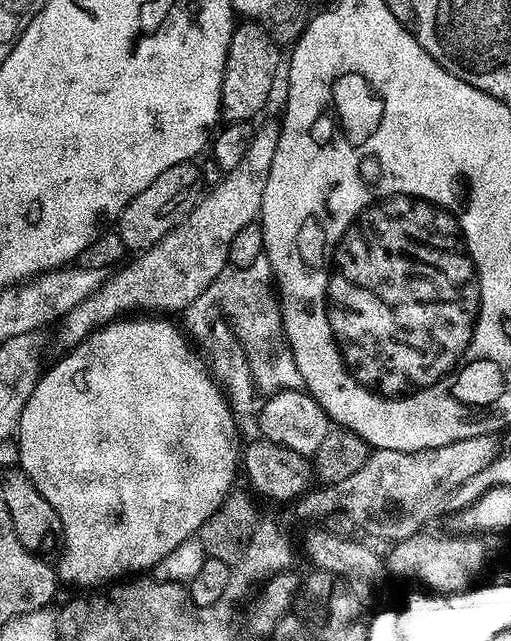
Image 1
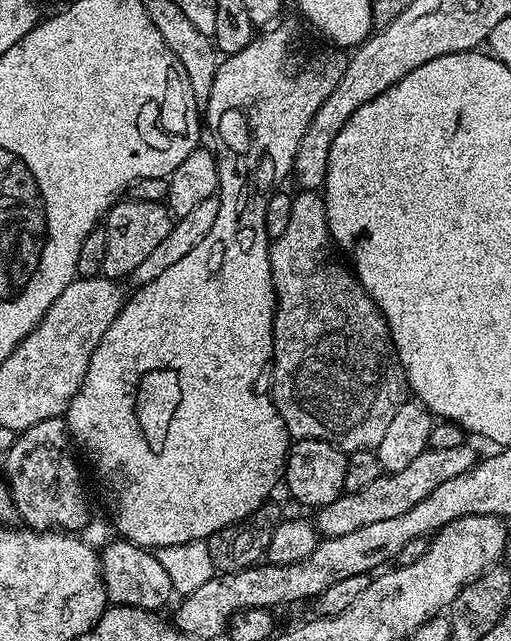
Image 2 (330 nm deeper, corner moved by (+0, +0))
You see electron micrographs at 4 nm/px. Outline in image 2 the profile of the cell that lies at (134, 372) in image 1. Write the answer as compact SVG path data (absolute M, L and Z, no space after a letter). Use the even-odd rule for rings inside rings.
M280 24L269 27L261 34L253 35L251 42L242 46L232 56L224 56L220 62L218 74L214 74L214 90L210 90L210 98L206 105L206 128L212 131L216 139L214 151L216 165L220 175L218 195L218 218L214 218L214 226L210 226L210 234L183 256L174 266L169 266L163 274L158 274L150 282L139 285L136 293L129 295L124 301L124 309L110 322L110 330L102 334L102 342L94 350L90 358L90 366L86 370L86 378L68 403L66 423L69 433L77 445L88 447L88 456L100 475L100 480L108 484L112 496L116 499L116 528L123 539L140 548L155 550L162 546L178 546L182 542L207 540L222 526L230 526L250 514L254 510L265 507L268 495L281 483L284 464L288 460L290 437L286 430L286 422L282 422L282 414L278 414L276 403L269 395L270 373L272 371L272 327L276 317L276 287L272 281L270 268L270 237L266 230L266 202L270 202L273 192L281 187L284 175L293 171L298 154L298 142L302 142L302 134L306 134L306 126L318 114L322 102L334 94L334 86L342 82L342 74L346 74L348 56L336 48L304 49L304 36L292 24Z

